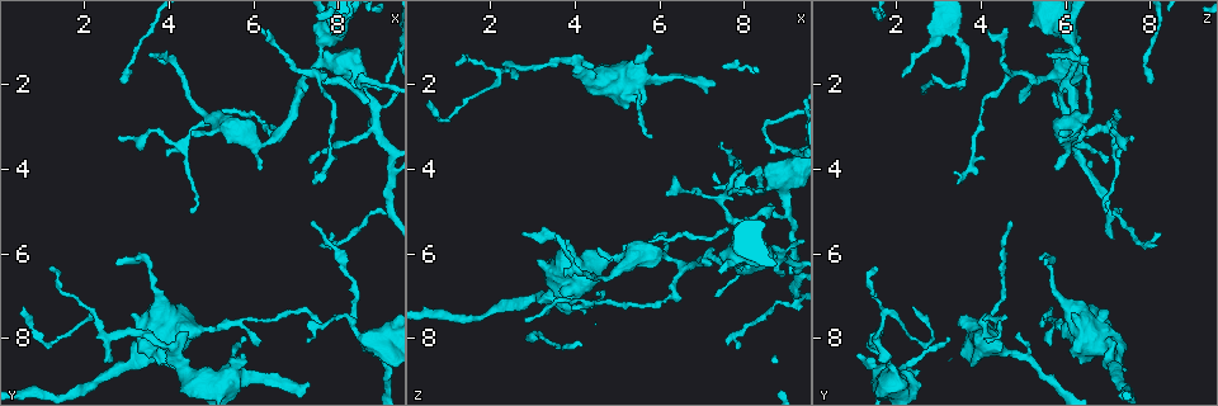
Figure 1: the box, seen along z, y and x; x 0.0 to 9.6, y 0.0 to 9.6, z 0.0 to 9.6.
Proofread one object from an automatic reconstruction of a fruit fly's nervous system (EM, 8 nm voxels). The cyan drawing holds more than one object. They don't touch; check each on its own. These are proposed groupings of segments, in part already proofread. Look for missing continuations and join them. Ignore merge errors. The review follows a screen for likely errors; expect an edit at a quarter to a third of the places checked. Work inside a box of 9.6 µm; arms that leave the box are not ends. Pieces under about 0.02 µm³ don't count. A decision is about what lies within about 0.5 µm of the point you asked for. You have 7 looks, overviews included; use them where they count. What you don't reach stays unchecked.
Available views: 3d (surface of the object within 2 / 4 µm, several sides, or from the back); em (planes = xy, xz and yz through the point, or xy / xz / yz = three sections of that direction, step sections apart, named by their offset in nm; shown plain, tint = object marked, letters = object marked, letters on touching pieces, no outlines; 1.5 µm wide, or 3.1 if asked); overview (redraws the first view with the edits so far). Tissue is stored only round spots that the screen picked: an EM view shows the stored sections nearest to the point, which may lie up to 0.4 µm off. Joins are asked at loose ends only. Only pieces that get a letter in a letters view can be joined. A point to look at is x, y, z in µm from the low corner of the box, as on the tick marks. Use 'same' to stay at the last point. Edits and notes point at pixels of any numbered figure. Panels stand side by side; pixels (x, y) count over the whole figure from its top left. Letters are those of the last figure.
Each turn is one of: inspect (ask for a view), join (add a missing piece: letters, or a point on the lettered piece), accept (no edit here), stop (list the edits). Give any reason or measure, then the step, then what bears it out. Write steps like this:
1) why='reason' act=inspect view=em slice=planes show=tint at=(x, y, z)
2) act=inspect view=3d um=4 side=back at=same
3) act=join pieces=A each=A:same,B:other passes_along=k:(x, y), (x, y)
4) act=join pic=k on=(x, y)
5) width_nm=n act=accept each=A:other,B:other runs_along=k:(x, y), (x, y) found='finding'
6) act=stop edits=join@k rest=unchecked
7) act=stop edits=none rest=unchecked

why='branch stops here' act=inspect view=3d um=4 at=(5.70, 8.35, 1.10)

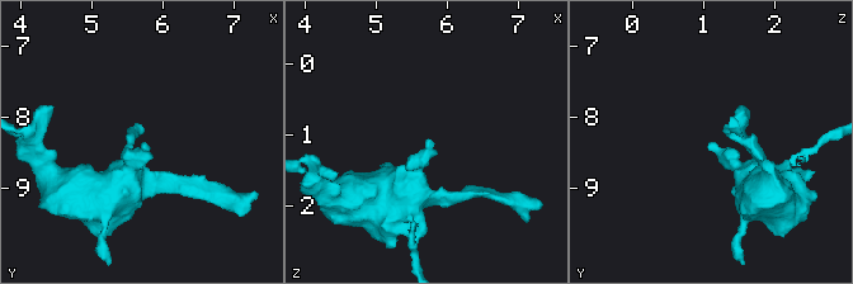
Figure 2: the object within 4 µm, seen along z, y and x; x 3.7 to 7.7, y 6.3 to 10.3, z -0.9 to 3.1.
act=inspect view=em slice=planes show=plain at=(5.70, 8.40, 1.05)

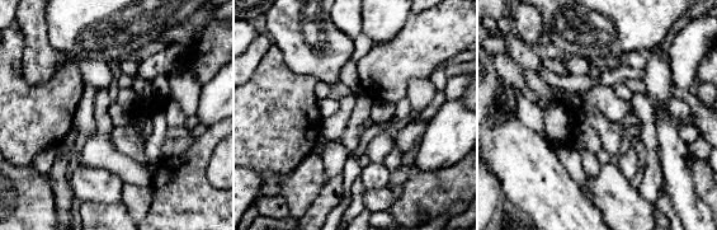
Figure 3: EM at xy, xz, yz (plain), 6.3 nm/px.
act=inspect view=em slice=planes show=letters at=same

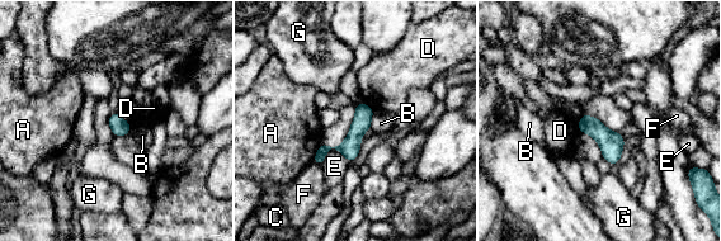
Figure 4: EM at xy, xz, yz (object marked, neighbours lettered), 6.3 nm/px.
act=accept each=A:other,B:other,C:other,D:other,E:other,F:other,G:other border=4:(362, 100), (375, 110) found='no lettered piece goes on from it'

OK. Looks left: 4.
why='long arm stops here' act=inspect view=em slice=yz step=4 show=tint at=(7.45, 5.25, 4.65)

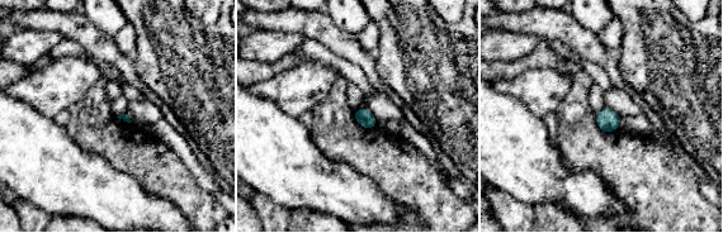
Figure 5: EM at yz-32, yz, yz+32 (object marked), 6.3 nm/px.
why='another direction' act=inspect view=em slice=planes show=letters at=same

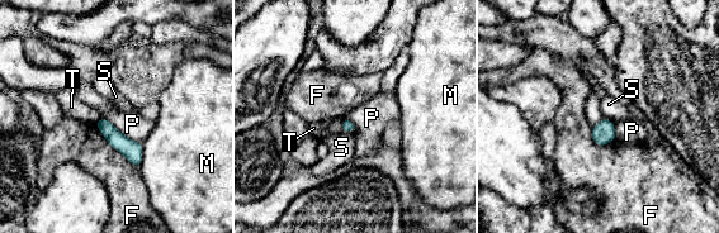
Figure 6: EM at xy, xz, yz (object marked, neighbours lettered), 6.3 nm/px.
width_nm=70 act=accept each=F:other,M:other,P:other,S:other,T:other runs_along=6:(102, 122), (135, 156), (137, 162) found='no lettered piece goes on from it'

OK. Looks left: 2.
act=stop edits=none rest=unchecked

